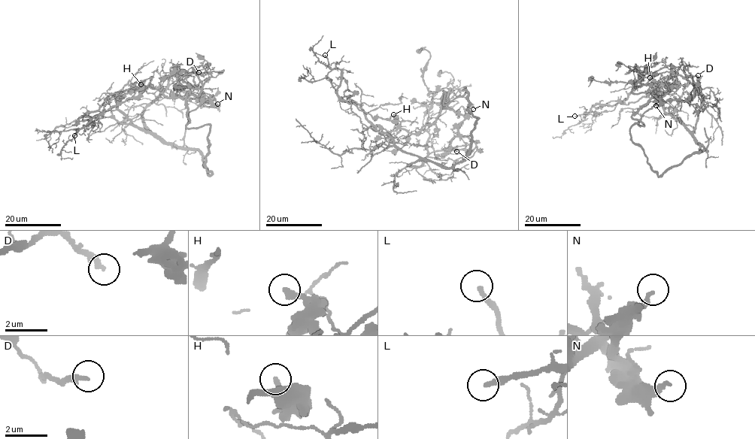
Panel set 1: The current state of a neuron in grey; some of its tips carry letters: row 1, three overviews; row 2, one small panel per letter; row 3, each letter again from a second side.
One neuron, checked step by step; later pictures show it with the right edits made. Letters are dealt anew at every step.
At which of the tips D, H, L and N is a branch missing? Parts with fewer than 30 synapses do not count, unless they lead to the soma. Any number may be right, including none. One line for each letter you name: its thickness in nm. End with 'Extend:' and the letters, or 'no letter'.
D: calibre 240 nm
Extend: D

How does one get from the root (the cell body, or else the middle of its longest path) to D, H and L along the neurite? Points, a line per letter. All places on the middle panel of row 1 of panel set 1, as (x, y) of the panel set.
D: (390, 137), (399, 148), (419, 158), (408, 164), (411, 165), (420, 165), (435, 151), (452, 146), (456, 151)
H: (390, 137), (372, 125), (370, 127), (382, 135), (394, 137), (401, 122), (393, 114)
L: (390, 137), (375, 128), (359, 104), (339, 98), (337, 87), (340, 84), (341, 71), (332, 69), (325, 55)

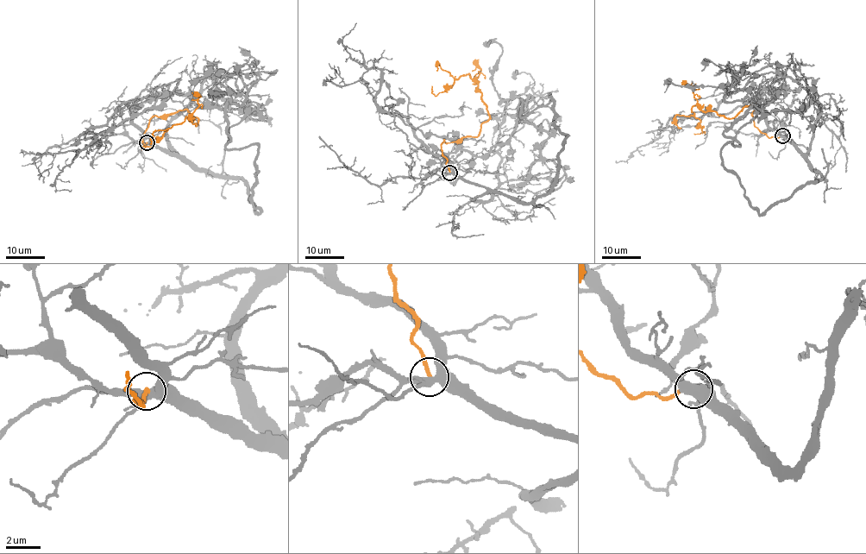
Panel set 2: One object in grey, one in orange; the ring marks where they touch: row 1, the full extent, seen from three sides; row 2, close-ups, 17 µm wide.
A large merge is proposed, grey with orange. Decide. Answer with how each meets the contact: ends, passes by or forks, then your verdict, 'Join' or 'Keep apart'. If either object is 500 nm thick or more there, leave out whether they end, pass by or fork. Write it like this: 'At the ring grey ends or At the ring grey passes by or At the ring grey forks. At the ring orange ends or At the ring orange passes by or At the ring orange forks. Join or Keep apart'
At the ring grey forks. At the ring orange ends. Keep apart

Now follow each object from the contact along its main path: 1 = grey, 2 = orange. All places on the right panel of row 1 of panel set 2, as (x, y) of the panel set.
1: (783, 135), (806, 153), (820, 105), (775, 64), (745, 72), (731, 92), (725, 85), (667, 82), (663, 92)
2: (783, 135), (768, 137), (756, 127), (755, 103), (731, 118), (694, 105), (692, 111), (704, 133), (693, 133)

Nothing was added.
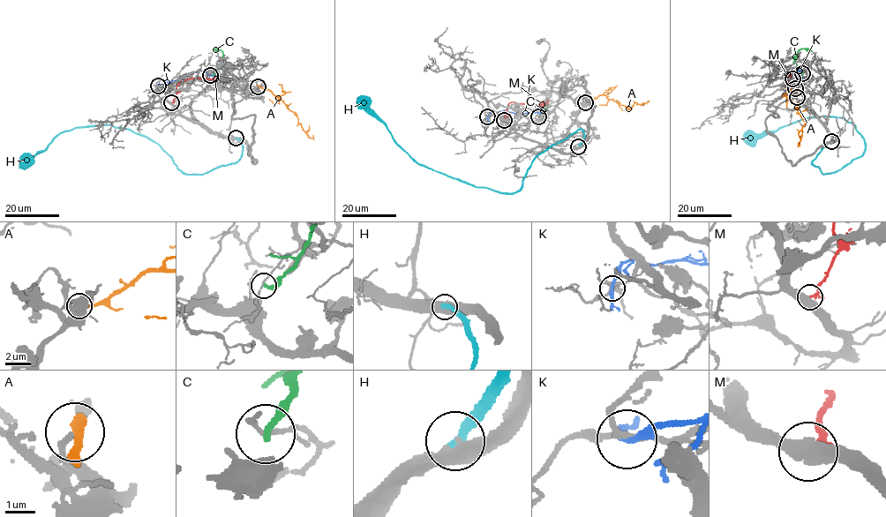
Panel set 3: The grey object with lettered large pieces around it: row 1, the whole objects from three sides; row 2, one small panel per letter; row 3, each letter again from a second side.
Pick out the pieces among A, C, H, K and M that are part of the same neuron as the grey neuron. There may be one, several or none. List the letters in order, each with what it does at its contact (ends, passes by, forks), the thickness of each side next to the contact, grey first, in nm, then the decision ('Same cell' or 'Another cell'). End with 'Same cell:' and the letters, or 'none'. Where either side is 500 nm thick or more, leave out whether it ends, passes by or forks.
A: It ends there. Thickness 190 nm (grey) against 480 nm. Another cell
C: It ends there. Thickness 120 nm (grey) against 280 nm. Another cell
H: Thickness 600 nm (grey) against 360 nm. Same cell
K: It passes by. Thickness 170 nm (grey) against 190 nm. Another cell
M: Thickness 550 nm (grey) against 160 nm. Another cell
Same cell: H

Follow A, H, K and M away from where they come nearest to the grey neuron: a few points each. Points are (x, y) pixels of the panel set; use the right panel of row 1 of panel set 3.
A: (794, 88), (790, 100), (805, 122), (799, 133), (798, 142)
H: (830, 141), (812, 161), (822, 174), (840, 169), (865, 150), (851, 123), (823, 116), (744, 140)
K: (793, 78), (788, 77), (797, 68), (799, 75), (799, 71)
M: (797, 97), (790, 79), (783, 74), (787, 76)

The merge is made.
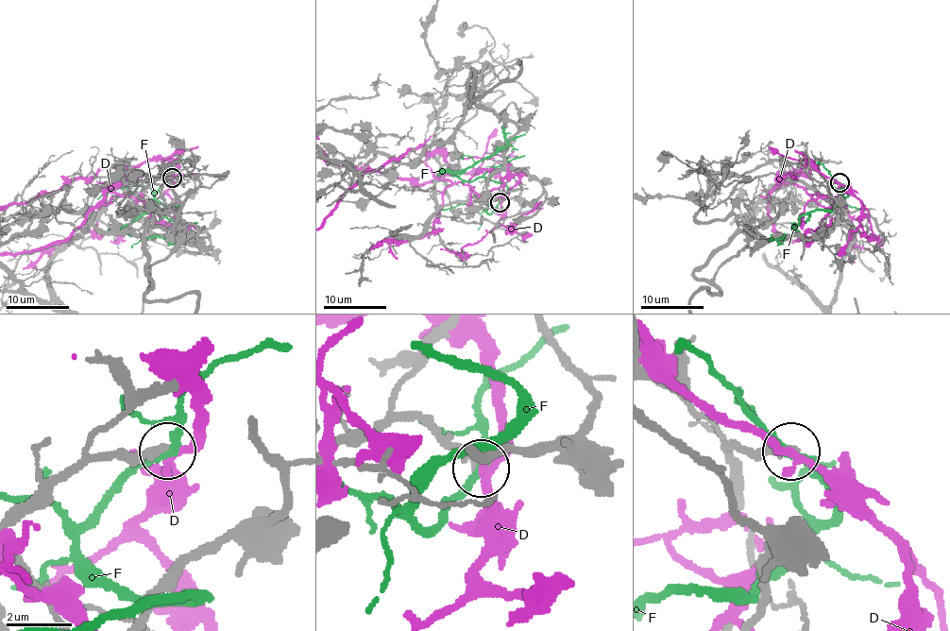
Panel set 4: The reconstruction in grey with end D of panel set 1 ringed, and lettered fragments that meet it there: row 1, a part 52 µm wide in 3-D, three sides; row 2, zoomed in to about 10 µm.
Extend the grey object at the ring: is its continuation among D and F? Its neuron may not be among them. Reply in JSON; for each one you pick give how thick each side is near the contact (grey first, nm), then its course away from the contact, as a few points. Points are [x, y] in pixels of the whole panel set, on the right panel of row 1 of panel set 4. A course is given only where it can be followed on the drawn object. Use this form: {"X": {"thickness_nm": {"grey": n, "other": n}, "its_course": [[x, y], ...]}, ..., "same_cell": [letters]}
{"same_cell": []}

